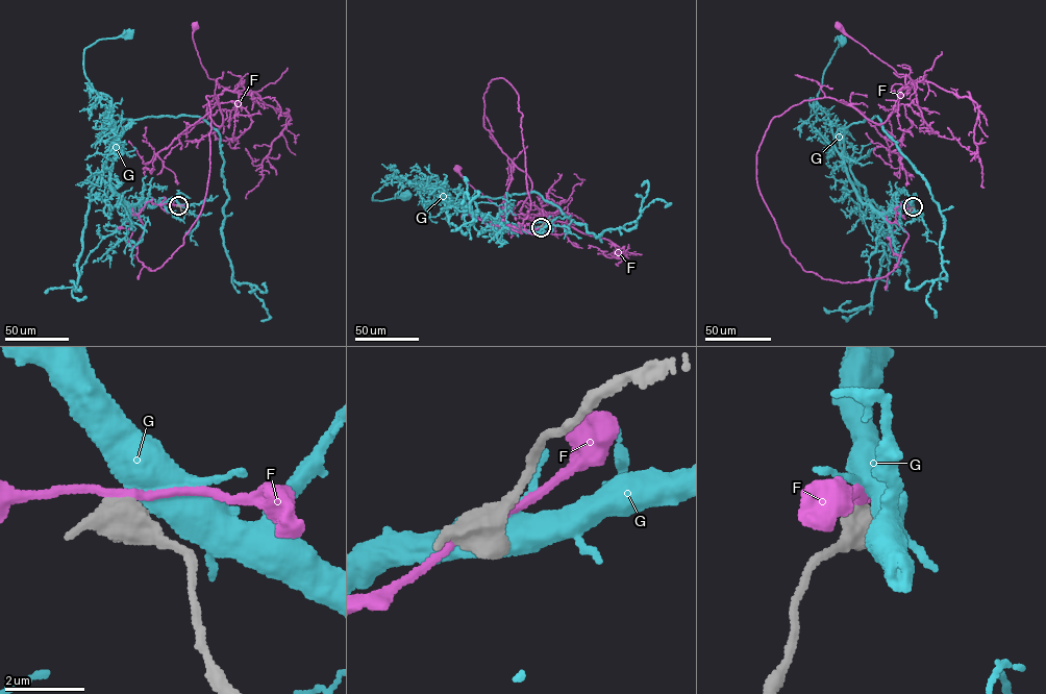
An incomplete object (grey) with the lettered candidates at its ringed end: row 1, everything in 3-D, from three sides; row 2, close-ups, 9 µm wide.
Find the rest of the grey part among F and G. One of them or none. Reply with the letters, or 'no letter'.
no letter

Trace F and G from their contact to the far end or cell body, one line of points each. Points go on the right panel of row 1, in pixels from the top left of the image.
F: (912, 206), (893, 271), (840, 282), (760, 191), (773, 118), (830, 97), (881, 124), (913, 84), (838, 26)
G: (913, 206), (912, 200), (905, 212), (881, 214), (862, 201), (835, 147), (817, 100), (843, 39)

